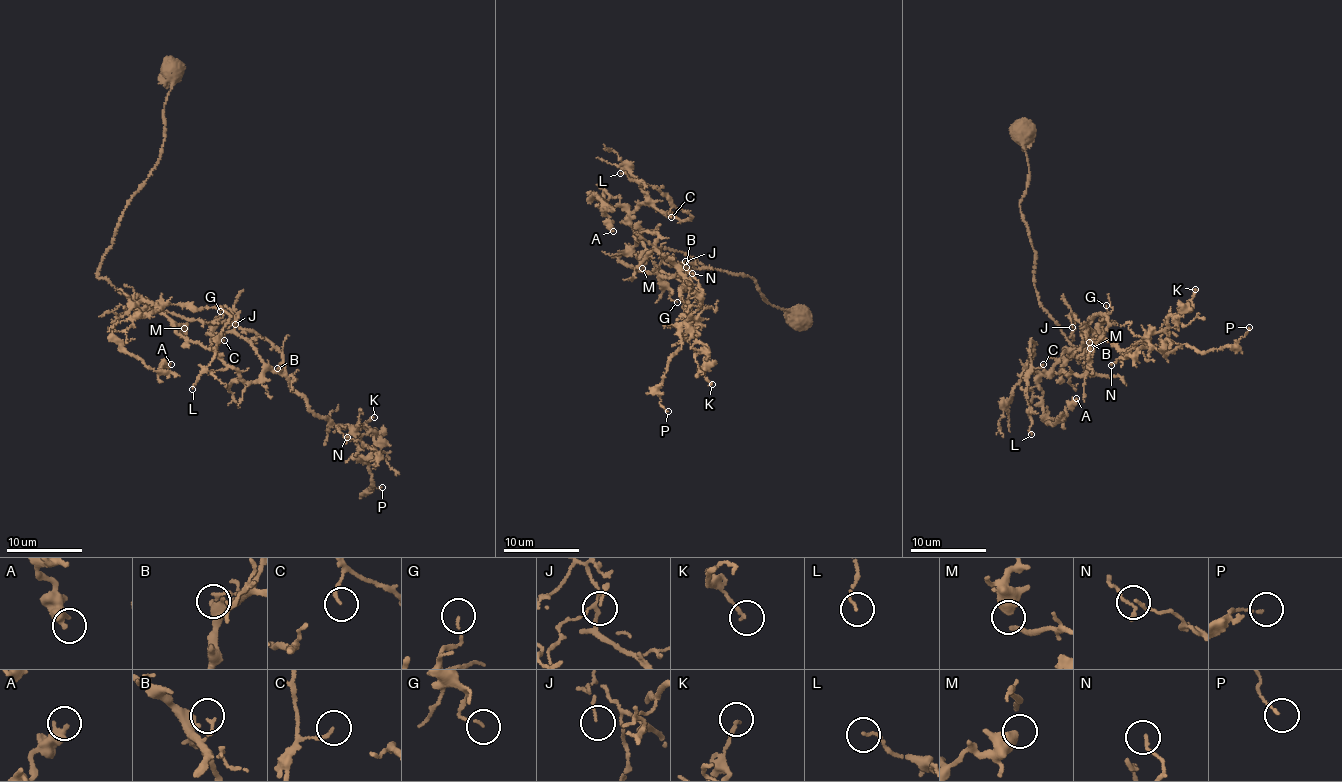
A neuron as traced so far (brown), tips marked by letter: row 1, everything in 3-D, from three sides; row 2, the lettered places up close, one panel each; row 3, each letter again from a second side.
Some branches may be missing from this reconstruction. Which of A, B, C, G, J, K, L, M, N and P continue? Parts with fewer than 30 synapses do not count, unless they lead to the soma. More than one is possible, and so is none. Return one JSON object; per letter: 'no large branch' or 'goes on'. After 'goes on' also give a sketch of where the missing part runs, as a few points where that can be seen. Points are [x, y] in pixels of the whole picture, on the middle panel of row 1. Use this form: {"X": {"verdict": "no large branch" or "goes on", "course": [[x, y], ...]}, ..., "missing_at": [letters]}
{"A": {"verdict": "no large branch"}, "B": {"verdict": "no large branch"}, "C": {"verdict": "no large branch"}, "G": {"verdict": "no large branch"}, "J": {"verdict": "no large branch"}, "K": {"verdict": "no large branch"}, "L": {"verdict": "no large branch"}, "M": {"verdict": "no large branch"}, "N": {"verdict": "no large branch"}, "P": {"verdict": "no large branch"}, "missing_at": []}

